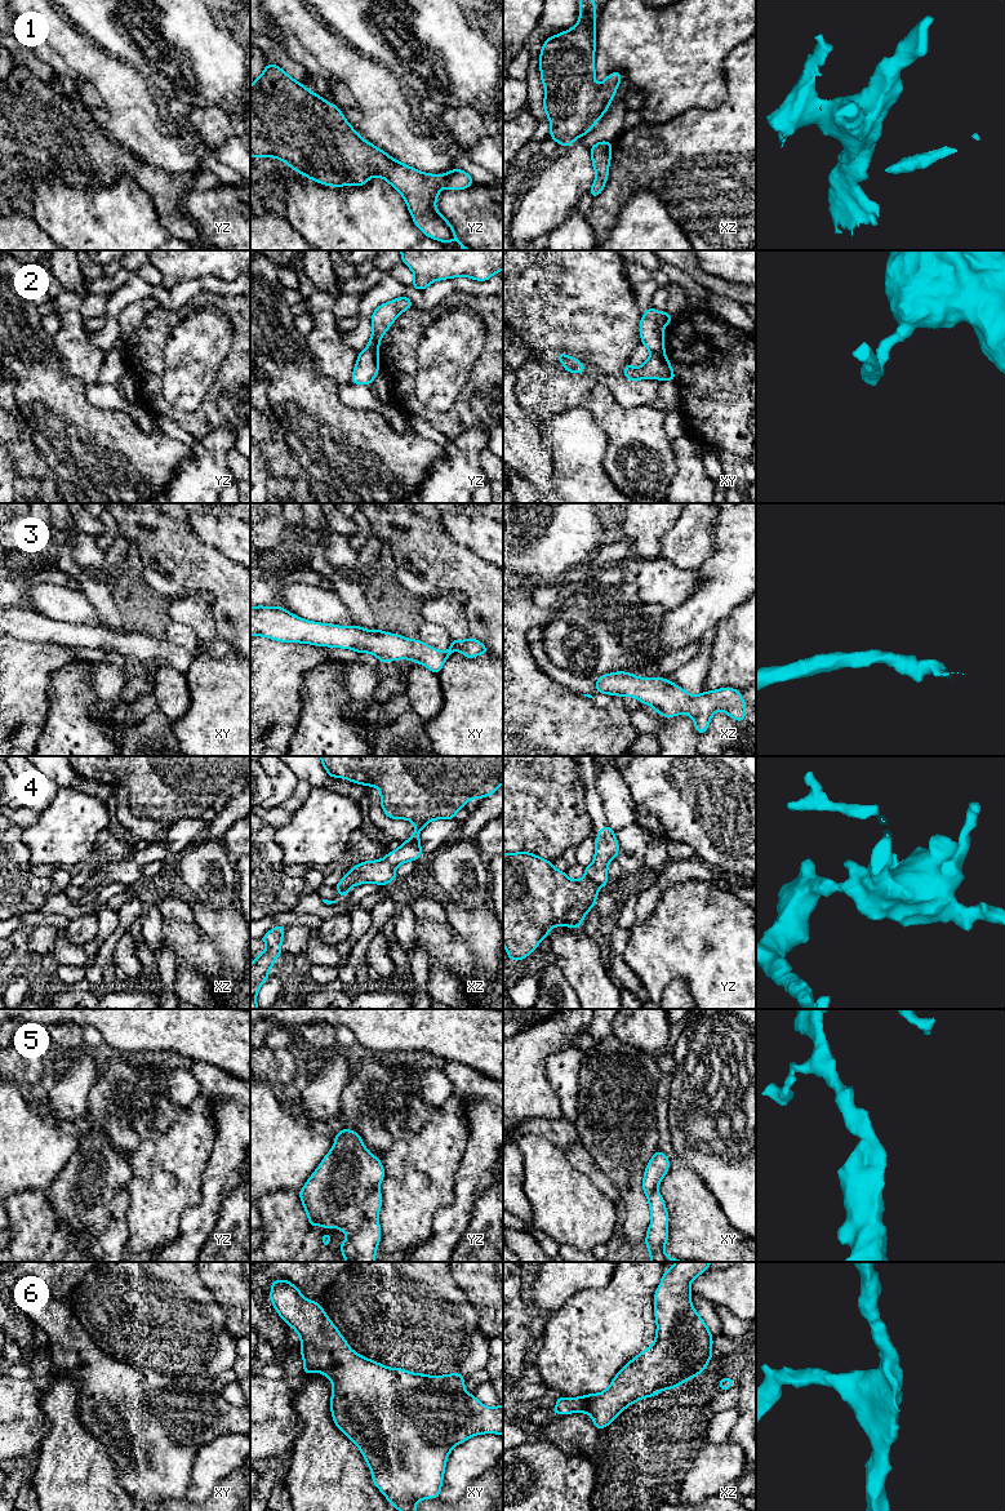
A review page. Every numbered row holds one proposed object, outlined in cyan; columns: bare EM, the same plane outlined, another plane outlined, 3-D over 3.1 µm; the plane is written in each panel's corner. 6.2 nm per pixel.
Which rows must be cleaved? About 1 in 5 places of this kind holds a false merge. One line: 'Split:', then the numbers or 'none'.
Split: 2, 4

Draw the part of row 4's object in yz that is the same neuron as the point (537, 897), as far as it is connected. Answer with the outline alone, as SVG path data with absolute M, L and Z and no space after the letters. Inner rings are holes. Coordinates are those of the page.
M528 852L503 853L503 946L508 959L522 960L548 937L553 926L581 926L587 912L595 906L599 885L587 876L572 880L566 872L559 871L552 862Z

